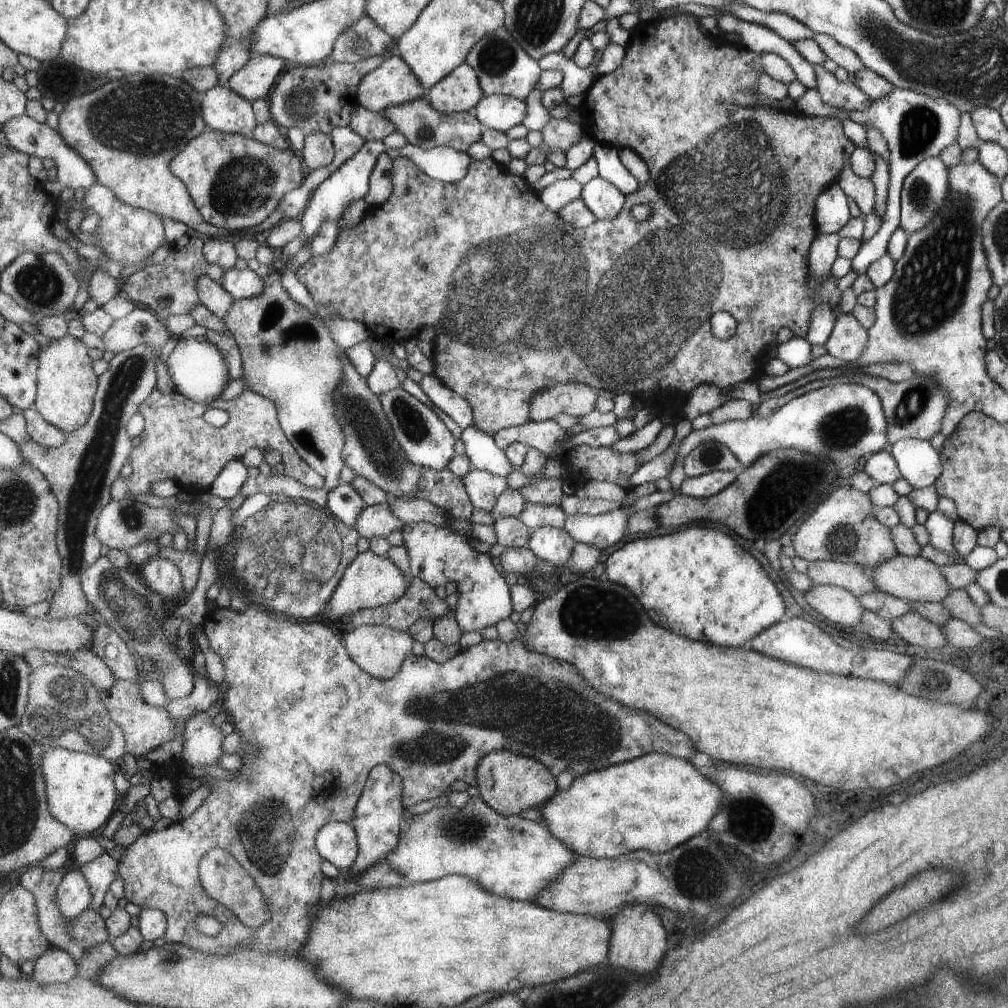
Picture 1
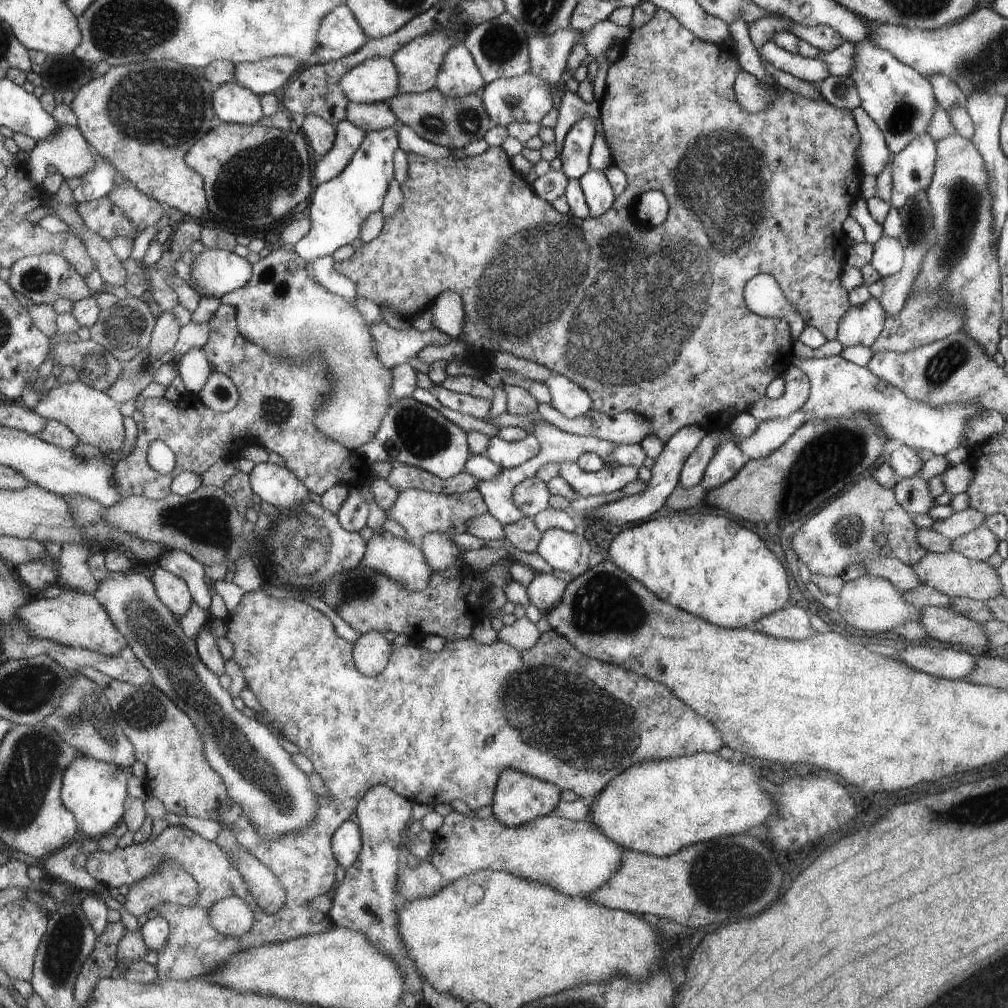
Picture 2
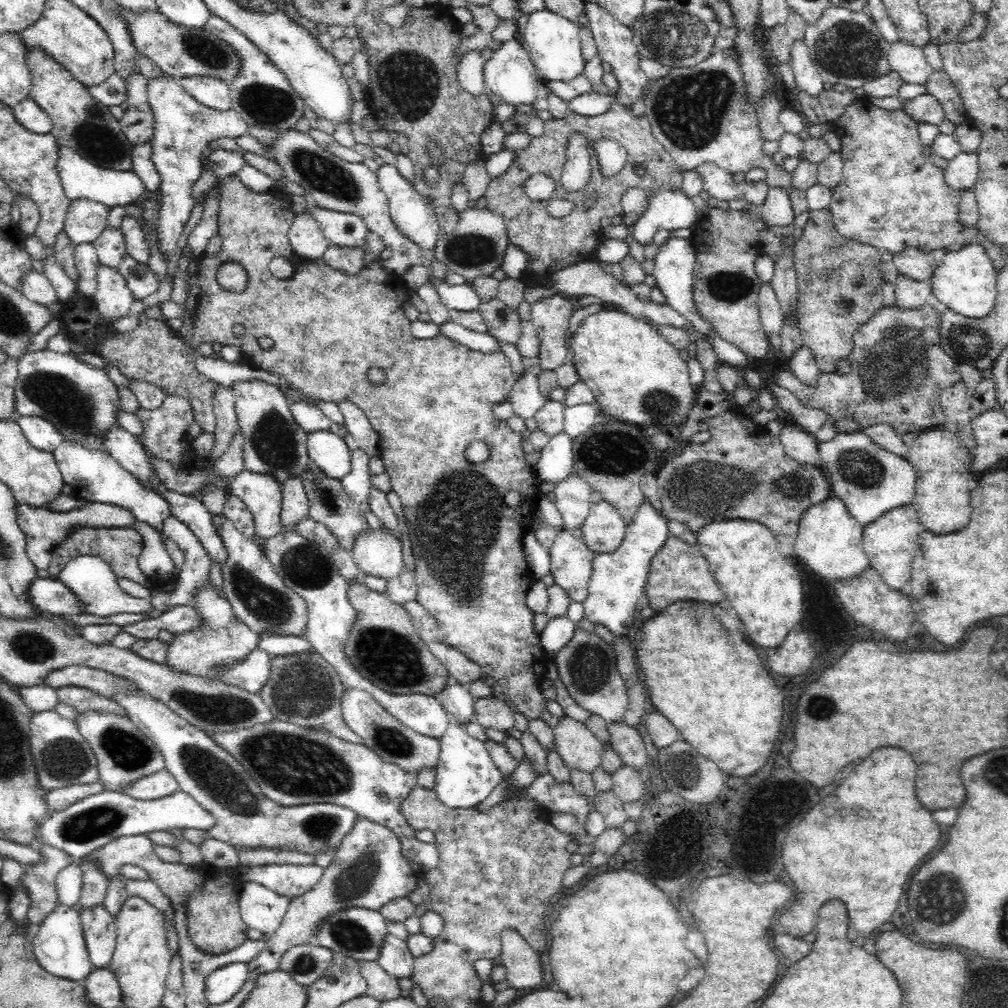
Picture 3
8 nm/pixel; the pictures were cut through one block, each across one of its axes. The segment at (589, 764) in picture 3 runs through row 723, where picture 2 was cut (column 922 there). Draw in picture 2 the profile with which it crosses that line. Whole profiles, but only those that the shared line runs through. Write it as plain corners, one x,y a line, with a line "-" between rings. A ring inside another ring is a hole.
947,551
944,553
929,553
921,558
917,564
911,565
911,570
919,578
920,584
935,588
943,592
949,598
968,598
971,600
987,601
989,598
1001,595
1001,582
995,572
996,568
991,568
987,562
969,560
961,554

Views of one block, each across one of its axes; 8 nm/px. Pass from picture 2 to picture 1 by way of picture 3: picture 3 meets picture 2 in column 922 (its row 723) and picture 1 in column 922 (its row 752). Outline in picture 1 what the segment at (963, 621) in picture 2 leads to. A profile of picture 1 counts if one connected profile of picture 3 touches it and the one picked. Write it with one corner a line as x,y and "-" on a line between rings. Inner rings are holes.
907,612
889,622
893,638
926,650
948,645
940,628
917,613

